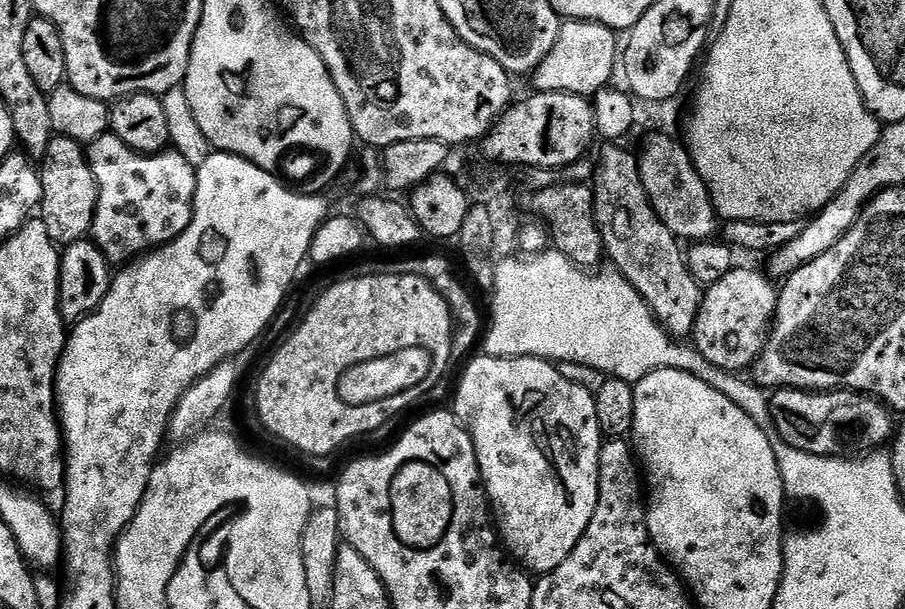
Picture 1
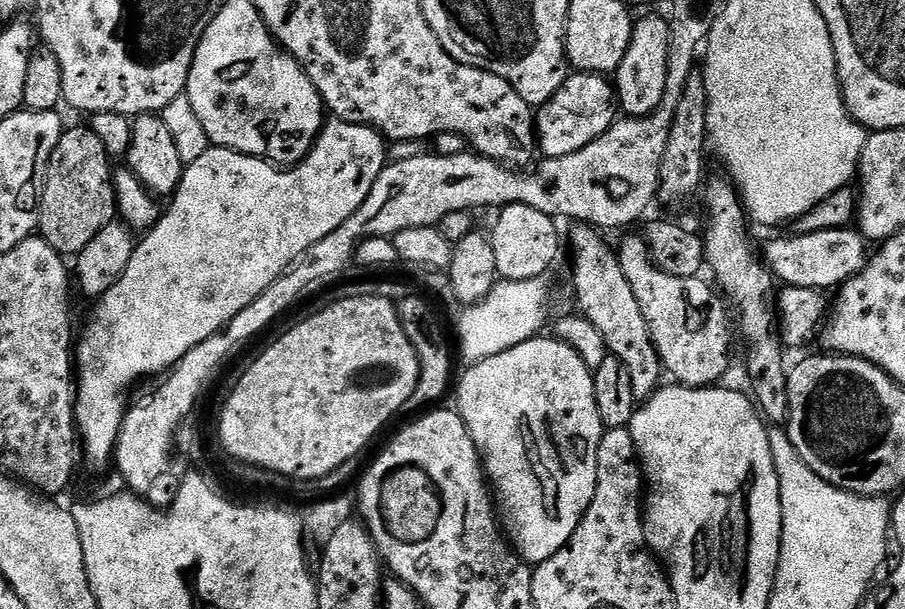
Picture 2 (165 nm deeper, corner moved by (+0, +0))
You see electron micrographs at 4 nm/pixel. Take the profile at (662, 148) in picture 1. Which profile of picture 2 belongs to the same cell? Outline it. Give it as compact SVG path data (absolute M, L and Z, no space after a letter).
M851 227L838 230L818 230L818 234L780 236L763 245L762 255L768 269L781 285L789 288L839 289L852 276L868 265L870 244L859 231Z

